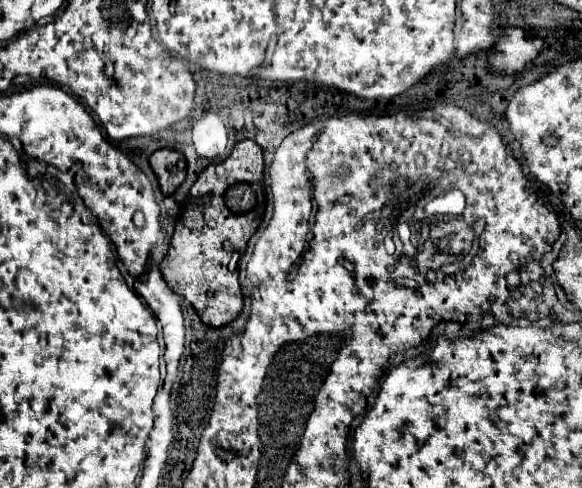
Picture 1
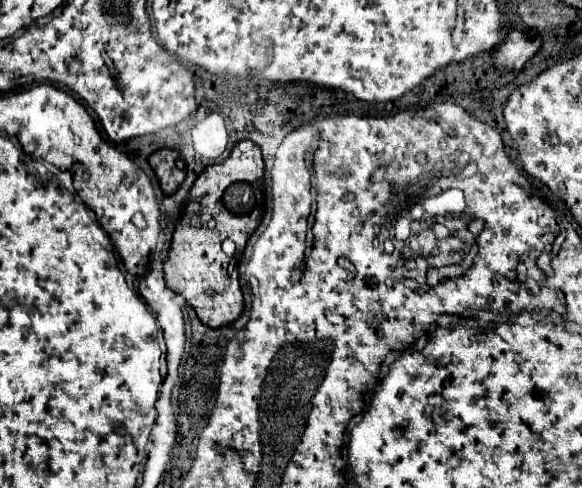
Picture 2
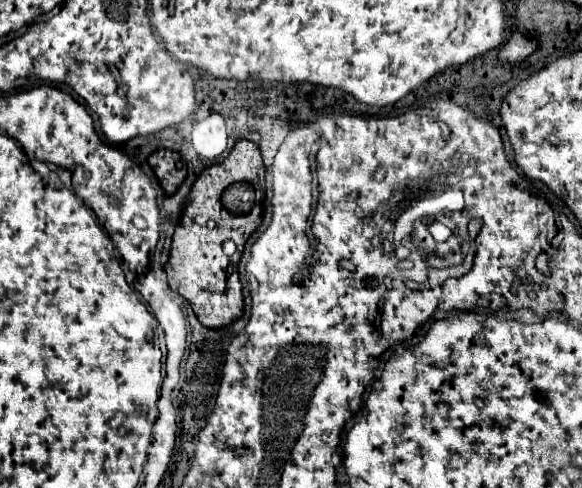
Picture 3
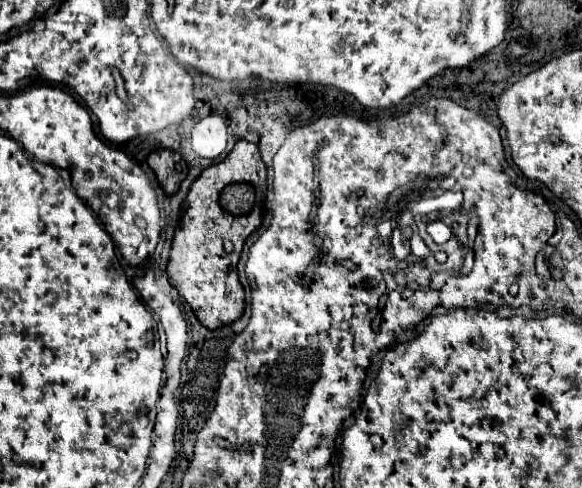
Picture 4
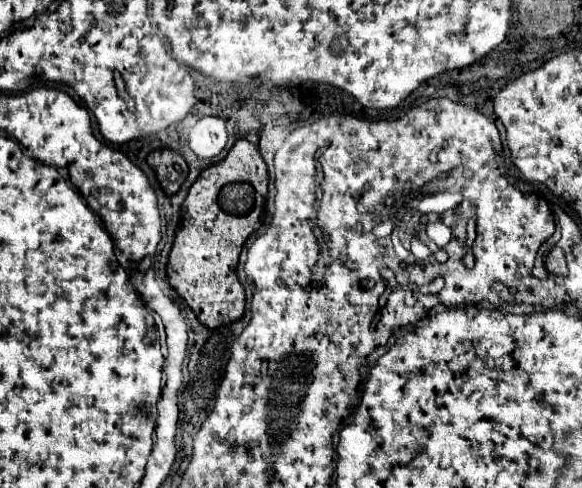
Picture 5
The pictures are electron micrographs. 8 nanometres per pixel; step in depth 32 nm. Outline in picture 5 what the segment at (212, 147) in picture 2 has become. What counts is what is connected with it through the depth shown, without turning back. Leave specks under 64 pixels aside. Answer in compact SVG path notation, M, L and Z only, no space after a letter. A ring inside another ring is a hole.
M206 116L196 122L196 126L190 130L190 150L200 158L214 158L220 154L220 150L226 146L228 134L222 118Z

